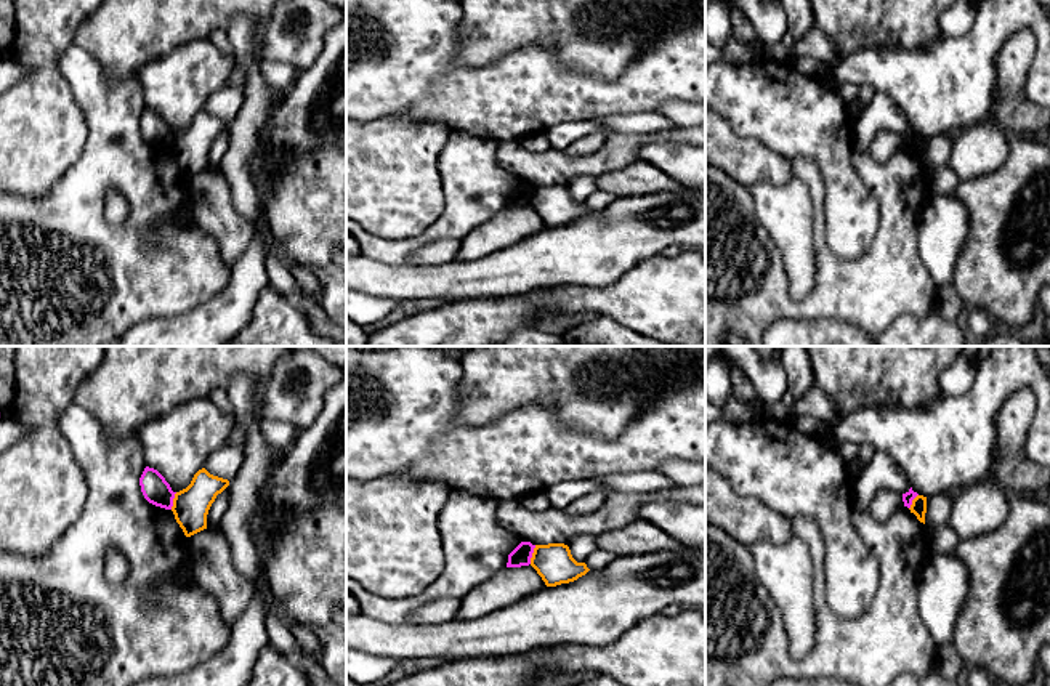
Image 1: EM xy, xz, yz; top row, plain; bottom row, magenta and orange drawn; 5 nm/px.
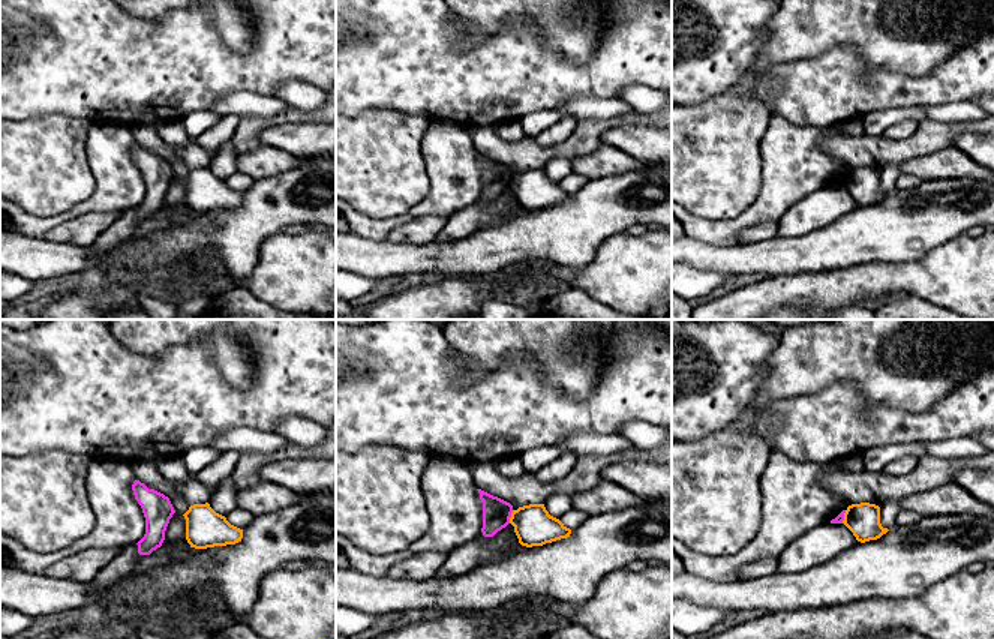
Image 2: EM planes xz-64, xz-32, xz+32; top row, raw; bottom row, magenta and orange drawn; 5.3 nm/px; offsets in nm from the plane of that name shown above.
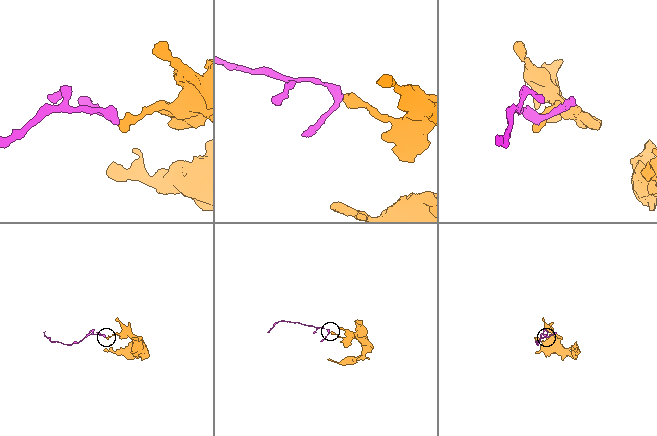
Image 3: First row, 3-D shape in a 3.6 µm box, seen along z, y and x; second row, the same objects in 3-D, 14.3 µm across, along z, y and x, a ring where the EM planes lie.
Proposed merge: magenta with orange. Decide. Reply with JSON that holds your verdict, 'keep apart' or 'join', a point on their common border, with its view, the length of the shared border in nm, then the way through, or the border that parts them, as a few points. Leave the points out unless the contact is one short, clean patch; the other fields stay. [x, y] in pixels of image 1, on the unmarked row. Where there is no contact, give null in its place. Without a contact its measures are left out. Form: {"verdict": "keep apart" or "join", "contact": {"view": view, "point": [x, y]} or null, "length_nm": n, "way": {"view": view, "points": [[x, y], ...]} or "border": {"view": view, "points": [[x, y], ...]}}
{"verdict": "keep apart", "contact": {"view": "xz", "point": [531, 196]}, "length_nm": 100, "border": {"view": "xz", "points": [[536, 186], [529, 204]]}}

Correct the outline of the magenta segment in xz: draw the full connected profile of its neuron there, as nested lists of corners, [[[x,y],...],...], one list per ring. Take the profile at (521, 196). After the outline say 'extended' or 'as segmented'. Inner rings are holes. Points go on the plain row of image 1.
[[[521,183],[510,196],[507,208],[529,207],[535,186]]]; as segmented

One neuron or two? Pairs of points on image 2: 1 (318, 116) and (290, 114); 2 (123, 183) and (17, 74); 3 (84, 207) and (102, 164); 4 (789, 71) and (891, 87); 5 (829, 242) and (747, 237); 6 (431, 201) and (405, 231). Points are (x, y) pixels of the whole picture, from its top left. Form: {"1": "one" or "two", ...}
{"1": "one", "2": "two", "3": "one", "4": "one", "5": "two", "6": "two"}

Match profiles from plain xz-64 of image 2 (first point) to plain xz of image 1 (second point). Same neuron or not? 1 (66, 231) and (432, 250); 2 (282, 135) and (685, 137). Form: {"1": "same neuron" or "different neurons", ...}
{"1": "same neuron", "2": "different neurons"}

